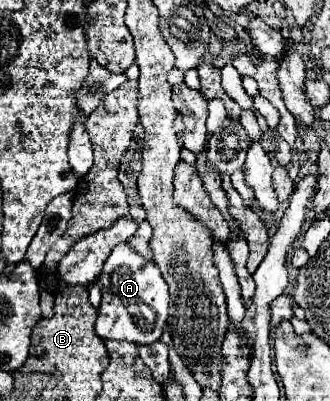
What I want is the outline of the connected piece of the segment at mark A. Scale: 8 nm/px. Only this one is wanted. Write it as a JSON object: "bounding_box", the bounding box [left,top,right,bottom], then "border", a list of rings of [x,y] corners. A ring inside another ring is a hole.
{"bounding_box":[96,244,168,342],"border":[[[128,244],[116,246],[104,262],[100,274],[102,282],[102,304],[98,308],[96,334],[102,340],[126,340],[126,342],[156,342],[162,334],[162,326],[168,318],[168,284],[154,262],[144,260]]]}

